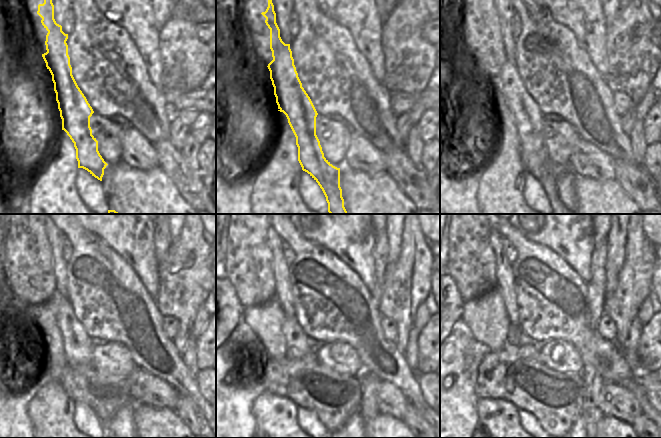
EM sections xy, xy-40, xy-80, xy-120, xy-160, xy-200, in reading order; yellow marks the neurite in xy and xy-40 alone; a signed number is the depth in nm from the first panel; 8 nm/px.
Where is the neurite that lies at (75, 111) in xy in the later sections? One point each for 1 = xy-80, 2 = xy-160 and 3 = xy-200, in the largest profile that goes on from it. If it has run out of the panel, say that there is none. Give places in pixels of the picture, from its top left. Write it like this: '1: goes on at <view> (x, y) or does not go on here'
1: goes on at xy-80 (528, 118)
2: goes on at xy-160 (298, 344)
3: goes on at xy-200 (524, 339)

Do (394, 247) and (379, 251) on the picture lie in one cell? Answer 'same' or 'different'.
different

